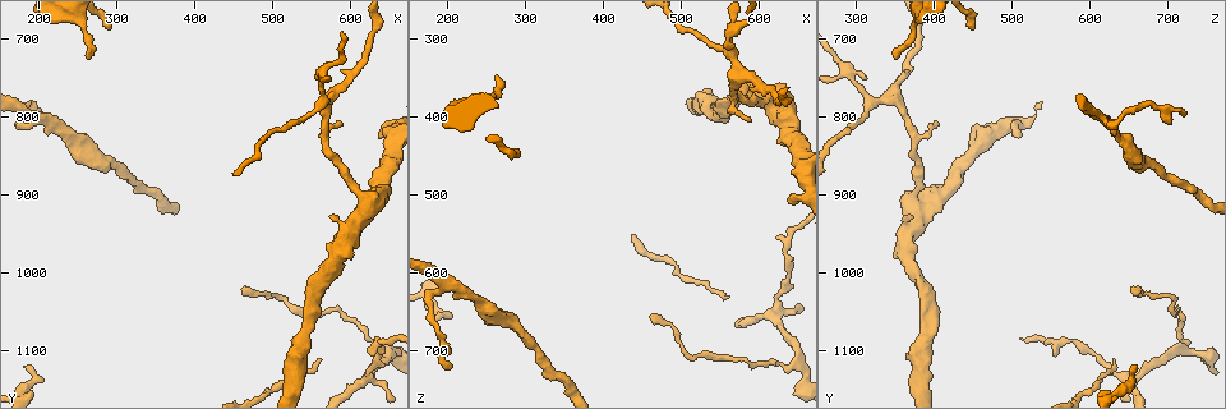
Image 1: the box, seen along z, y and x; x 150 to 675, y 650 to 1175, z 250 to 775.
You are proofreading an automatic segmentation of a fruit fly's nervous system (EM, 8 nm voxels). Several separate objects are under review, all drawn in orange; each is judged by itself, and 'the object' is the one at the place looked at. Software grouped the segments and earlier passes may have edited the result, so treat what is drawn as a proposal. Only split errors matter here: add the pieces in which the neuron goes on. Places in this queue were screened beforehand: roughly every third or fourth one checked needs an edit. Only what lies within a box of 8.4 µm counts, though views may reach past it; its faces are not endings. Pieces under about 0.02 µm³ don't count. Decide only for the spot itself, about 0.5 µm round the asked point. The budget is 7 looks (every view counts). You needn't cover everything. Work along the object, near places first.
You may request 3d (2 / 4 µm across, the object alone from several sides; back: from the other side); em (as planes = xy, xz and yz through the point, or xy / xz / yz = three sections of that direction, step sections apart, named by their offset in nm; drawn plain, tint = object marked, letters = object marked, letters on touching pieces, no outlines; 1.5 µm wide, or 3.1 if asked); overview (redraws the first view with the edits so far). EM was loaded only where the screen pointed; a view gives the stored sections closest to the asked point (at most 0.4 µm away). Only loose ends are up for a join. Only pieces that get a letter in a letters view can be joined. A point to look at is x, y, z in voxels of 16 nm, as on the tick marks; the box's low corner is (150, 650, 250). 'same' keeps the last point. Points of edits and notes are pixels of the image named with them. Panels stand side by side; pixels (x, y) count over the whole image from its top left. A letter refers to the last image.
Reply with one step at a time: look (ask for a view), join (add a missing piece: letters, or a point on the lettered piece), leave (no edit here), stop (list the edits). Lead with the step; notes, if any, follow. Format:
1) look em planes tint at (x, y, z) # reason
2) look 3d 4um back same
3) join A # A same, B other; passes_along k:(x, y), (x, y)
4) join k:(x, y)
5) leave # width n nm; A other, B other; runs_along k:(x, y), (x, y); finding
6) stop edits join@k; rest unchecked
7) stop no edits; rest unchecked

look em planes tint at (590, 810, 405) # an open end

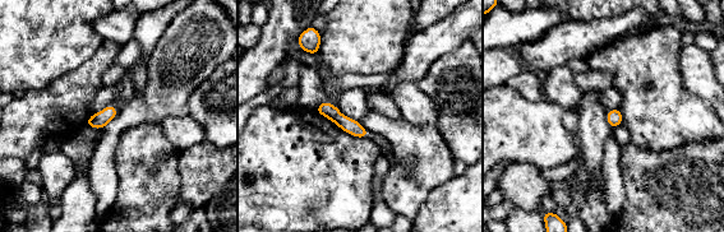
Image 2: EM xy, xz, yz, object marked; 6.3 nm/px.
look em planes letters same

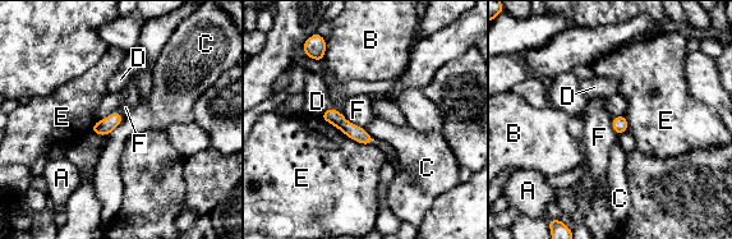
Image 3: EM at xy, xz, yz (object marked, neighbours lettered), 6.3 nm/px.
leave # A other, B other, C other, D other, E other, F other; border 3:(123, 119), (109, 134); none of them fits

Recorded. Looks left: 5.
look 3d 2um back at (260, 725, 350) # thin end

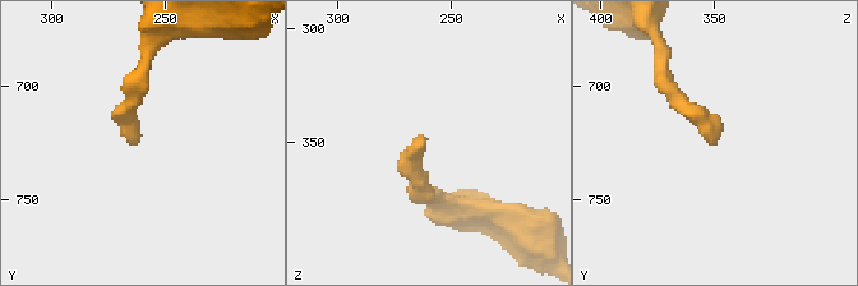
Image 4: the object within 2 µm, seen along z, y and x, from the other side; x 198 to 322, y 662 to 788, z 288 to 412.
look em planes letters at (263, 724, 348)

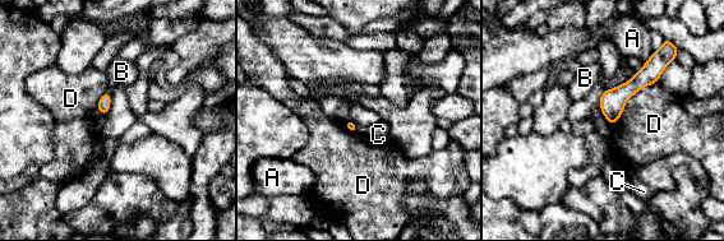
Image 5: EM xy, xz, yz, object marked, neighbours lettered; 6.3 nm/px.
leave # A other, B other, C other, D other; runs_along 5:(654, 61), (612, 106), (610, 119); none of them fits

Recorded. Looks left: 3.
look 3d 4um at (465, 1025, 650) # tapers out

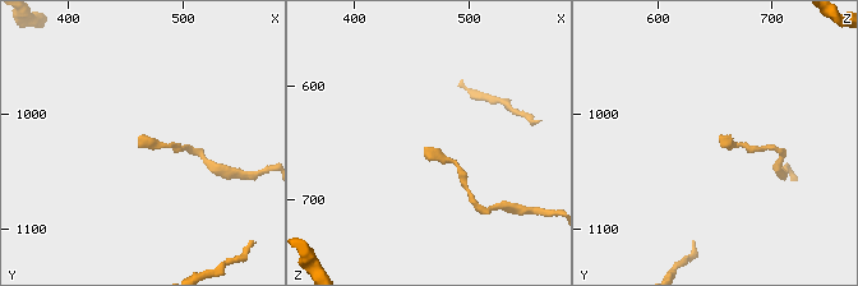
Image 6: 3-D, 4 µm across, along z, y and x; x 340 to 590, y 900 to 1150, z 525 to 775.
look em xz step 8 tint at (460, 1018, 654)

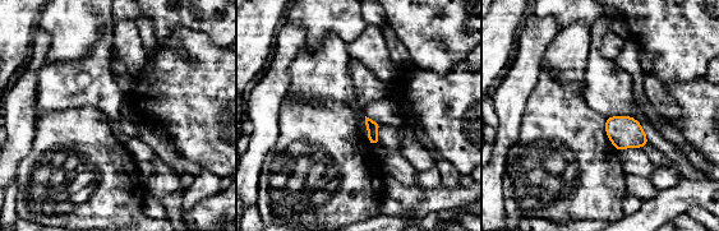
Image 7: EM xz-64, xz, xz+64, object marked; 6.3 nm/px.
look em xz step 8 letters same

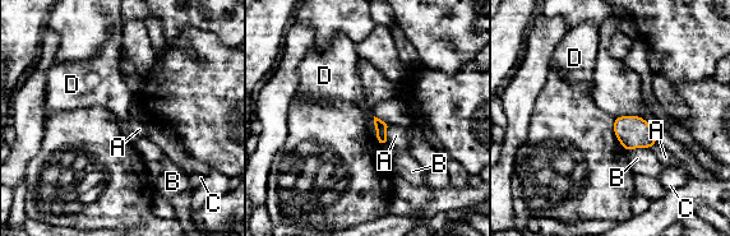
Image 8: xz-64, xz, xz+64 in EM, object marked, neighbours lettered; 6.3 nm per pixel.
leave # A other, B other, C other, D other; border 8:(373, 116), (375, 138); no lettered piece goes on from it

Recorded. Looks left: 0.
stop no edits; rest unchecked

